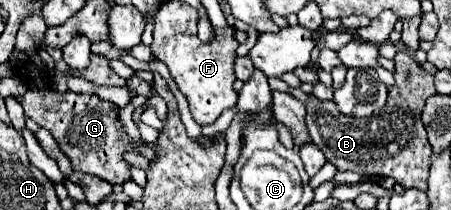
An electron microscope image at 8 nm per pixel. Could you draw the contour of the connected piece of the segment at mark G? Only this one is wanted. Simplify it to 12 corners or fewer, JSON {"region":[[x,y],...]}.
{"region":[[46,85],[16,101],[76,171],[112,185],[140,153],[120,107]]}

